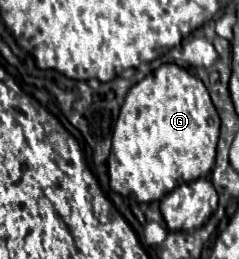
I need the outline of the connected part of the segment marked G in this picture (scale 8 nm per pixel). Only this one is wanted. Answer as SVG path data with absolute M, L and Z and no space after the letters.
M162 64L158 70L130 88L120 108L107 161L110 187L122 196L134 196L138 202L154 202L164 198L168 192L184 182L208 176L216 158L218 132L220 116L210 100L204 82L176 64Z

